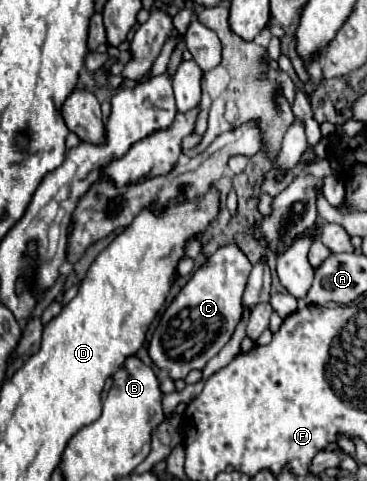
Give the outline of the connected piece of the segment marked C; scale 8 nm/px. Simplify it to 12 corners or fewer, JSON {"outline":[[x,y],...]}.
{"outline":[[216,250],[162,314],[148,352],[172,380],[234,334],[252,264]]}

